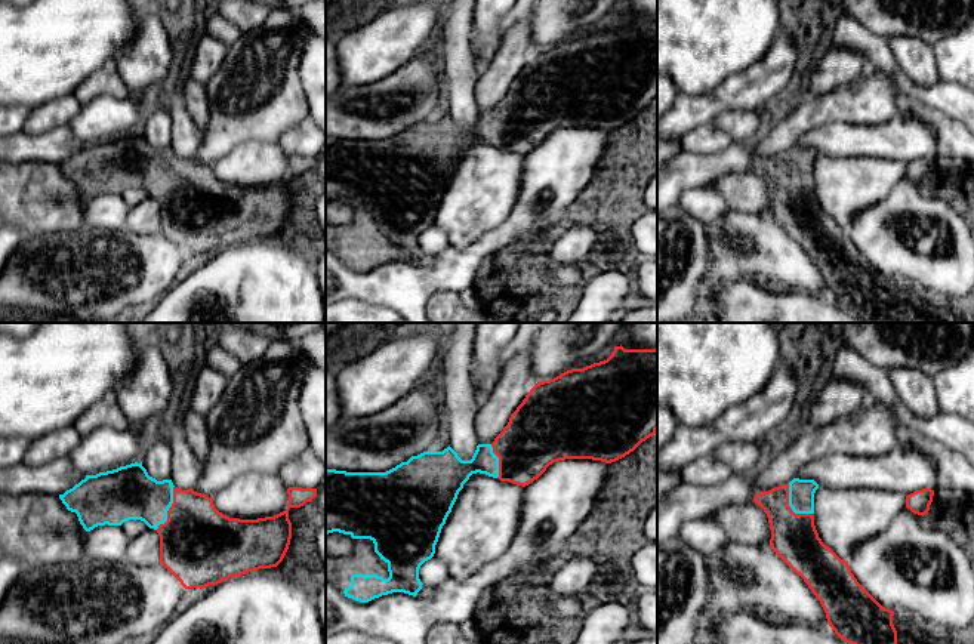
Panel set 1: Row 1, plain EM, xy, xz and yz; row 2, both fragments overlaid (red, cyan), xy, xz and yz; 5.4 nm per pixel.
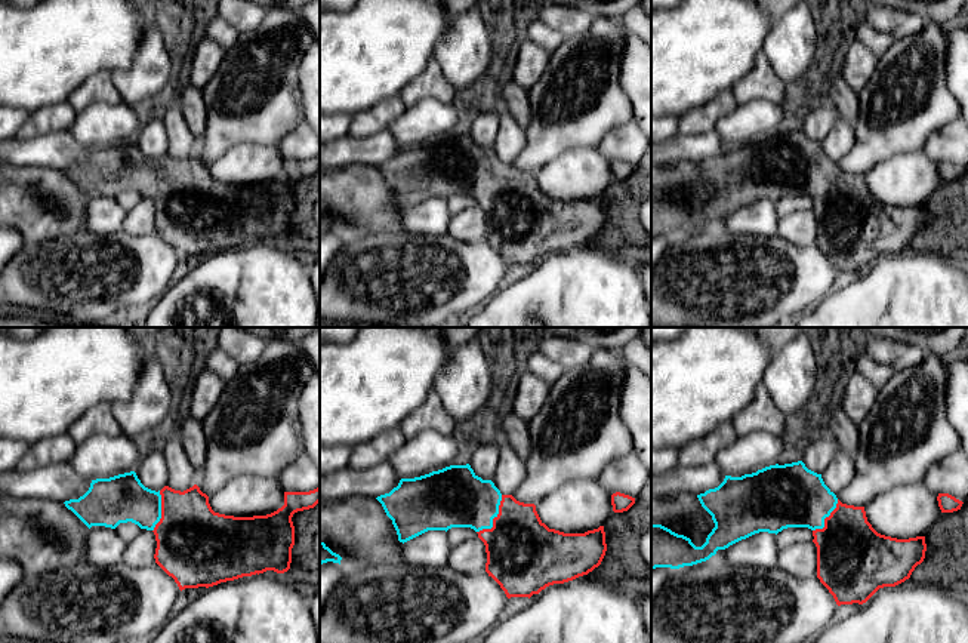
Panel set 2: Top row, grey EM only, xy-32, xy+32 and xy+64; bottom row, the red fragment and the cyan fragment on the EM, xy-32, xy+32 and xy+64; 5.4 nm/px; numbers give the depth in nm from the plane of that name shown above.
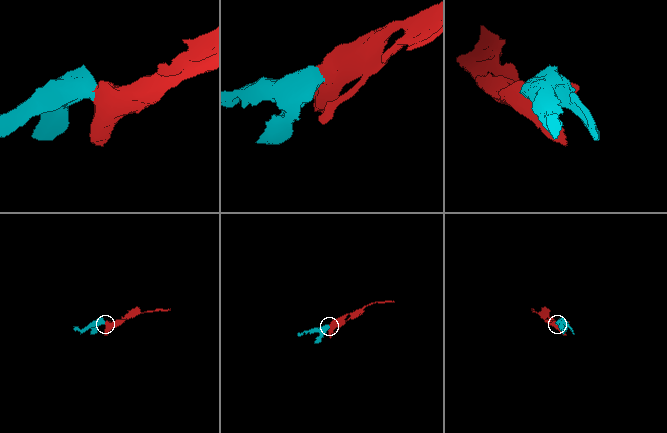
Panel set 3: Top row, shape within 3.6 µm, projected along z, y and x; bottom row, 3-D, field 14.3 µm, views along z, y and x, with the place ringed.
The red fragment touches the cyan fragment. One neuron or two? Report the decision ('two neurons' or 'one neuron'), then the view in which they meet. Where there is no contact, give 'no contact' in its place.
one neuron; contact in yz

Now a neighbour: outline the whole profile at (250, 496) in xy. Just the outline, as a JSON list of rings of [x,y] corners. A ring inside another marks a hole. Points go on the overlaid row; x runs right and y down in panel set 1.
[[[250,472],[218,492],[213,505],[229,518],[258,520],[286,511],[289,494],[277,474]]]

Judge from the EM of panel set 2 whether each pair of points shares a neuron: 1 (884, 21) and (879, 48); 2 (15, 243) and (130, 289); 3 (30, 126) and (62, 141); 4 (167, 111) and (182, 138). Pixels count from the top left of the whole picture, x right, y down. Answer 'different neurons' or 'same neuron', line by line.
1: different neurons
2: different neurons
3: different neurons
4: same neuron

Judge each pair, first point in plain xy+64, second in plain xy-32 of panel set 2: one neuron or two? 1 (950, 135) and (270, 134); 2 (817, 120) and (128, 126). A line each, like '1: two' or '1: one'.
1: two
2: two

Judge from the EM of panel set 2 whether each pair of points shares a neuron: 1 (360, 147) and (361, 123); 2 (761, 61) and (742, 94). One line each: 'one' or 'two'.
1: two
2: one

